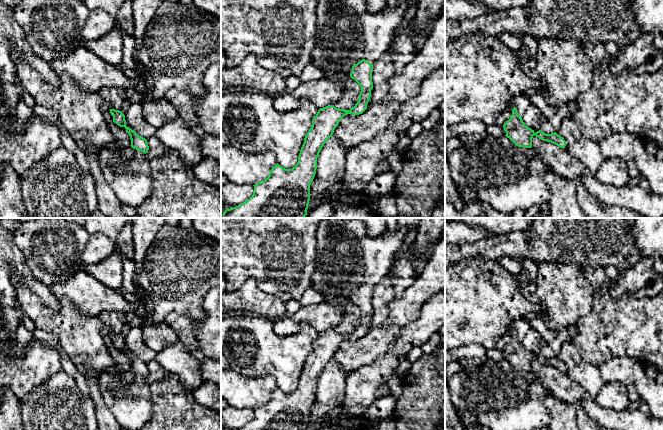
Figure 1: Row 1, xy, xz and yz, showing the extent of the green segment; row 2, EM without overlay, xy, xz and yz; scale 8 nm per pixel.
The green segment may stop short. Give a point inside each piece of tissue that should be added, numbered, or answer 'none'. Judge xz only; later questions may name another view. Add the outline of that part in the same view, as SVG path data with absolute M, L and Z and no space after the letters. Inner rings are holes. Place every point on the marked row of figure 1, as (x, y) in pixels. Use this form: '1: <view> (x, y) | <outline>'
1: xz (377, 27) | M397 0L397 6L390 9L387 5L377 12L361 15L361 28L365 49L363 59L374 64L386 52L393 38L393 31L398 27L409 6L418 0Z

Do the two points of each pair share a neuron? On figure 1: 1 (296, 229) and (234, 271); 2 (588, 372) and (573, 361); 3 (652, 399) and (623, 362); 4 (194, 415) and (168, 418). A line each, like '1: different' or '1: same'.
1: same
2: same
3: same
4: same

